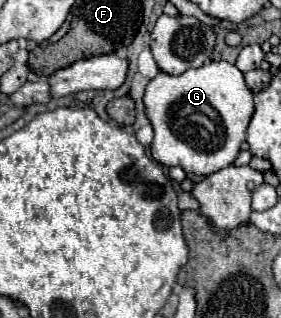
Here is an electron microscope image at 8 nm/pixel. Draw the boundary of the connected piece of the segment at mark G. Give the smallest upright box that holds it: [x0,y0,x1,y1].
[145,60,253,176]

